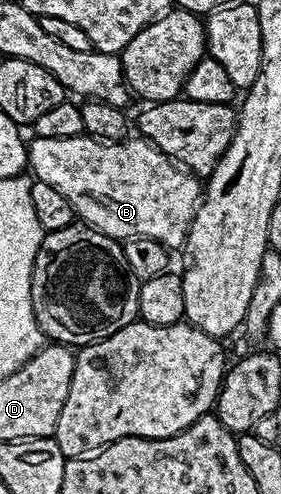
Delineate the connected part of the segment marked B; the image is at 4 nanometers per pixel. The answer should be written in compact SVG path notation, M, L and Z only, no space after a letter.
M90 136L65 140L32 137L27 148L27 165L38 181L53 184L53 188L57 188L57 192L69 200L80 223L92 226L94 230L116 240L152 238L168 248L182 247L186 243L191 221L195 218L195 209L201 201L200 179L166 158L142 136L128 136L117 142Z

